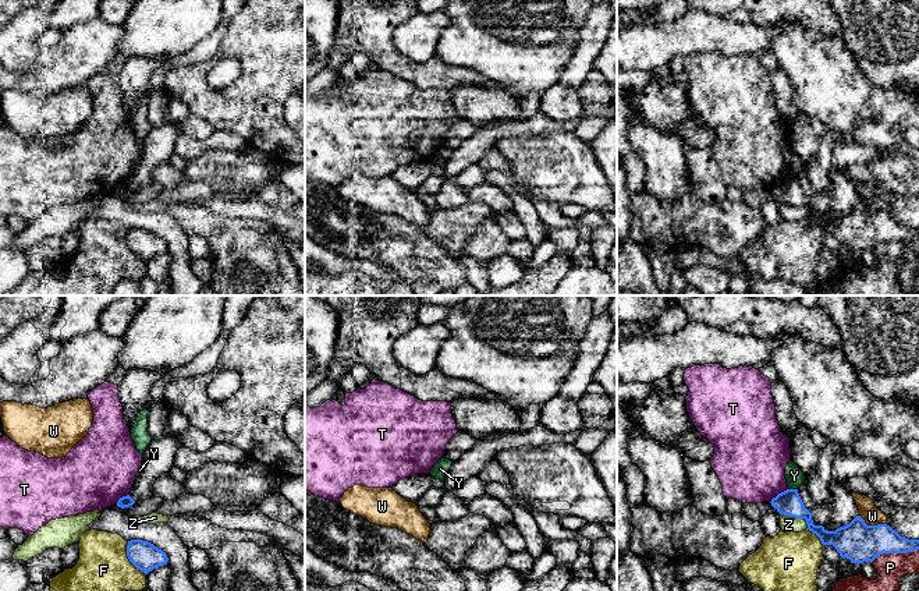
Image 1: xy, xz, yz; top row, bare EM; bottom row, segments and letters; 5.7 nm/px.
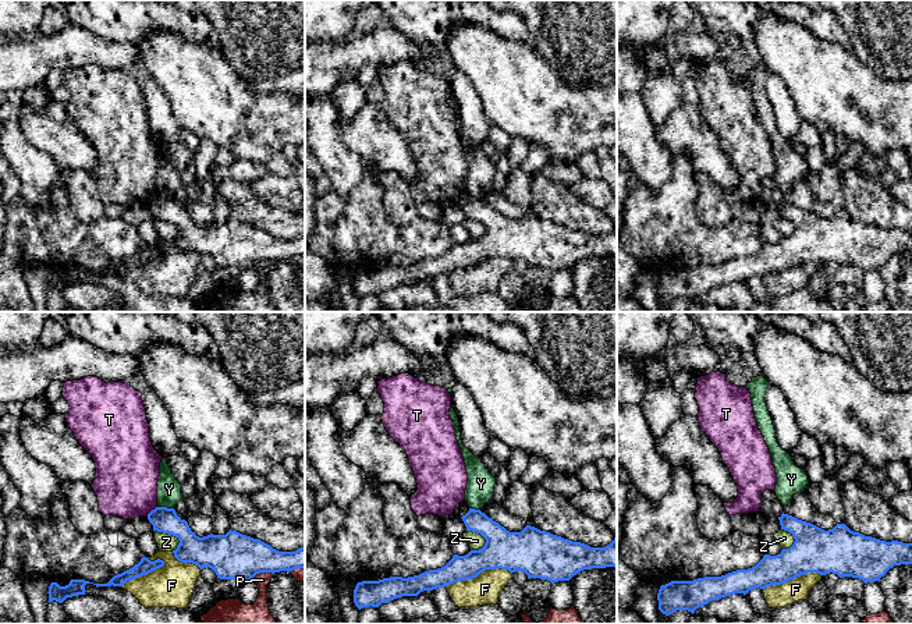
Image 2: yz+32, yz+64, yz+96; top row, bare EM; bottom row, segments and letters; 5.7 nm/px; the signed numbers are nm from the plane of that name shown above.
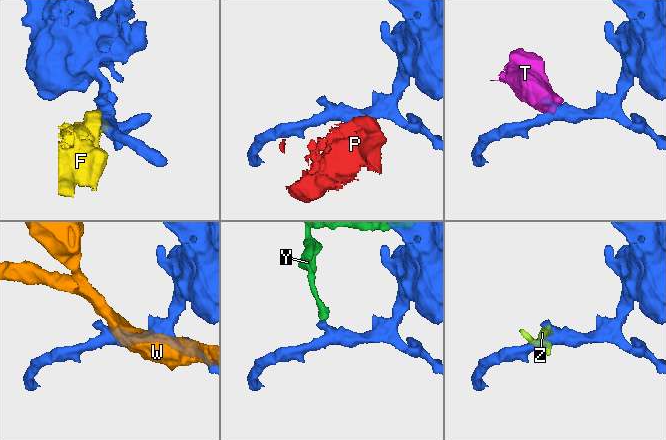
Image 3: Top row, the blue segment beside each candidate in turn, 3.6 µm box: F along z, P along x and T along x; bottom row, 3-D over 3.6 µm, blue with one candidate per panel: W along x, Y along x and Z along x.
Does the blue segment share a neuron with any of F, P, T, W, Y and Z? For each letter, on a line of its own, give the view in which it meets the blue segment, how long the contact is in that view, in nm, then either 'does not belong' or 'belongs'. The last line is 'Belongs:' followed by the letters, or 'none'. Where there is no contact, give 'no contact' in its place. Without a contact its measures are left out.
F: meets blue in xy; contact 220 nm long; does not belong
P: meets blue in yz; contact 300 nm long; does not belong
T: meets blue in yz; contact 140 nm long; does not belong
W: meets blue in yz; contact 170 nm long; does not belong
Y: meets blue in yz; contact 60 nm long; does not belong
Z: meets blue in yz; contact 180 nm long; does not belong
Belongs: none

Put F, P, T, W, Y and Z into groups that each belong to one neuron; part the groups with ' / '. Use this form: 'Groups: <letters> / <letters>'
Groups: F P / T / W / Y / Z

